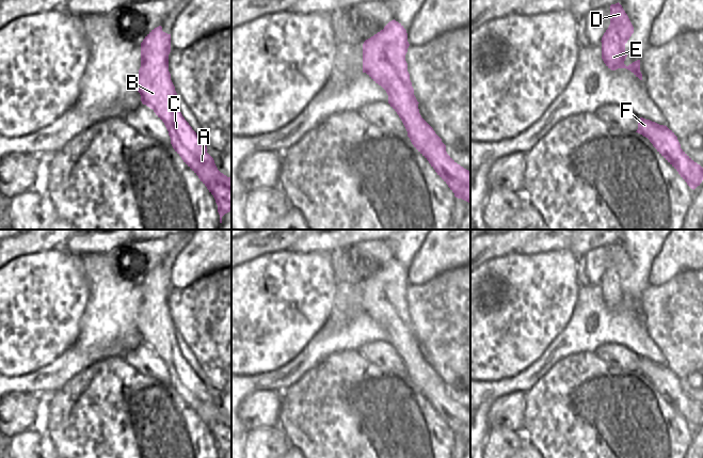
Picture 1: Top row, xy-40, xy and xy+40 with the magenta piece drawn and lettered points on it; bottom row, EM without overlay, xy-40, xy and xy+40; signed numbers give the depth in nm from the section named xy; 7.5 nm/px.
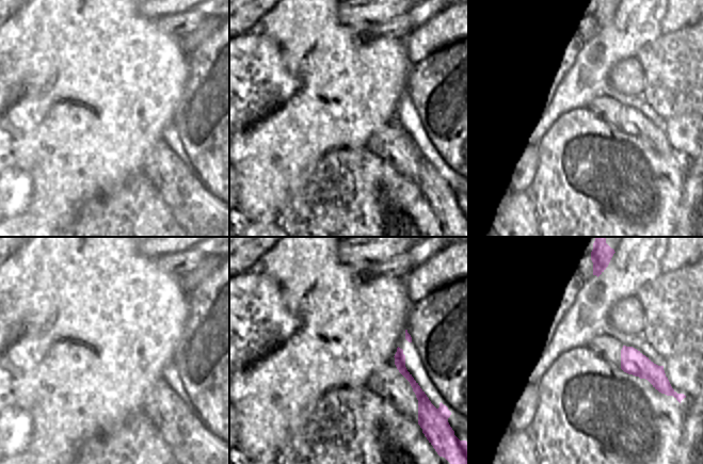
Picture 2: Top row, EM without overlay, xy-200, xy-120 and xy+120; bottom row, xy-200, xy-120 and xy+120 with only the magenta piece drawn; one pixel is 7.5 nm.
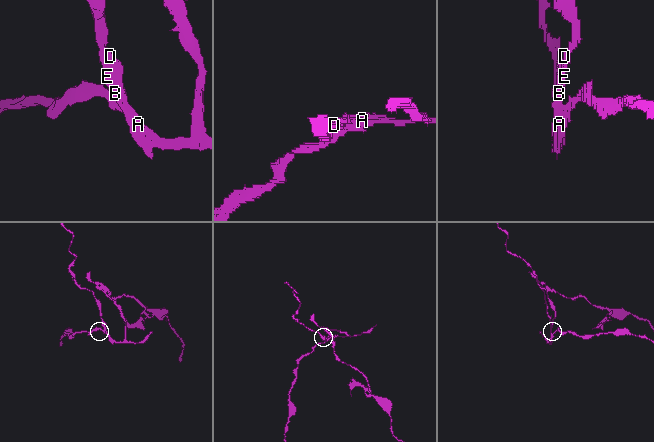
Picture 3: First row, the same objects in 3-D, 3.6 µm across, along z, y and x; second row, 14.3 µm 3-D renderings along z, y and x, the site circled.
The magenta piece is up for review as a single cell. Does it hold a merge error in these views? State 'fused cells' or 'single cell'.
fused cells

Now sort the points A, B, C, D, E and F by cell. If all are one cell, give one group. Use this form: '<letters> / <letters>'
A B C D E / F

